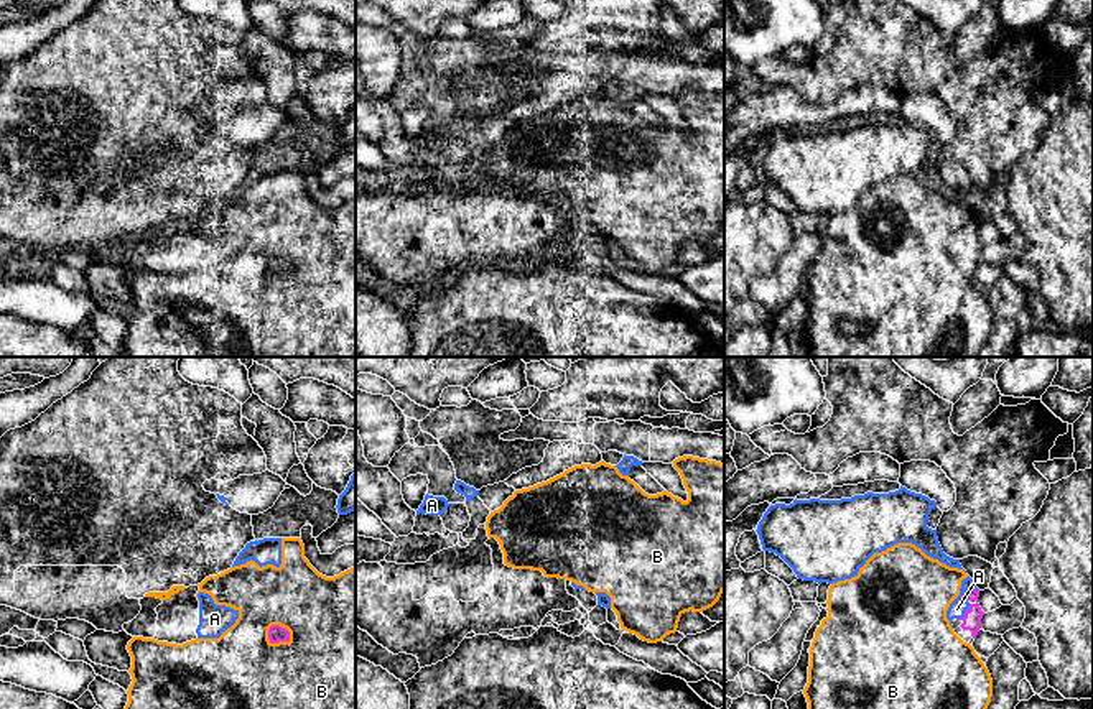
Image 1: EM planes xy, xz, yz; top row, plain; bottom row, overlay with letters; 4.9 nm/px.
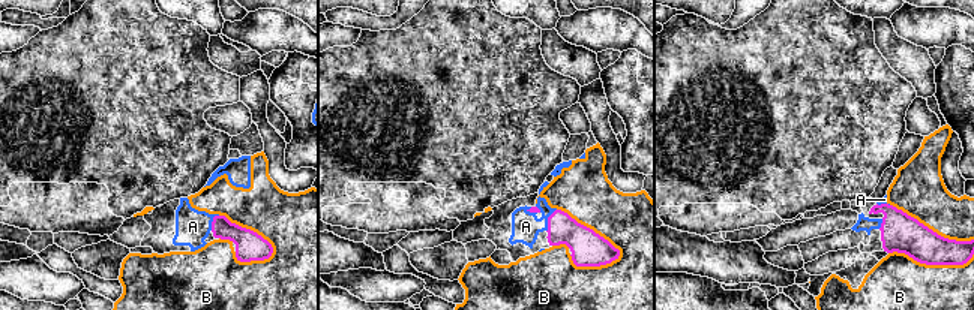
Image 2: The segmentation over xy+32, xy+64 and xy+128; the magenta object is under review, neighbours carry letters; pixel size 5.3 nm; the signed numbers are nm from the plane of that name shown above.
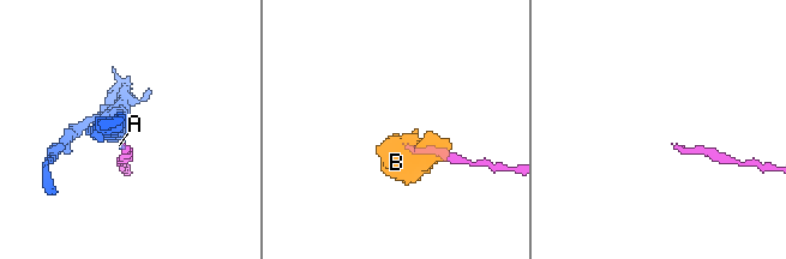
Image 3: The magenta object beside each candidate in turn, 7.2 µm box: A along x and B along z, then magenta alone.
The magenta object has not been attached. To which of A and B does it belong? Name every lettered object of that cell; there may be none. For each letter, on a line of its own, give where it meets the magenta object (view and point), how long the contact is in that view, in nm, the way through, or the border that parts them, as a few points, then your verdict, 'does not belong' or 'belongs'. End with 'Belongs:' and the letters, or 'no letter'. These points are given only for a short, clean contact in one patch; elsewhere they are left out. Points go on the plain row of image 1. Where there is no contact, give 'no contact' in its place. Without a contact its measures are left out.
A: yz (970, 221) | 100 nm | belongs
B: xy (275, 273) | 130 nm | does not belong
Belongs: A

